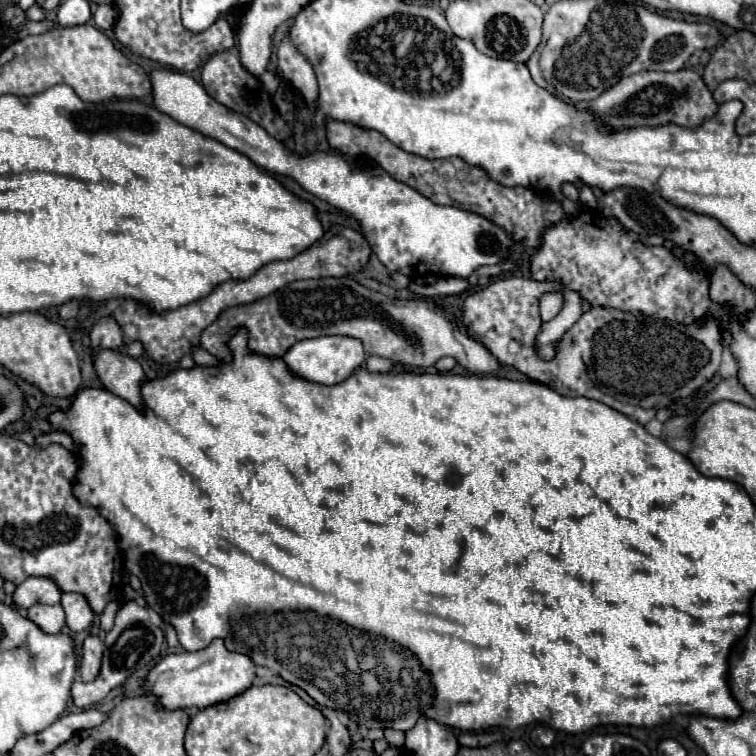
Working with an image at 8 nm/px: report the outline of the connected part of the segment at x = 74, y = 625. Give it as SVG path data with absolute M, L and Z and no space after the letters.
M65 592L61 594L61 606L65 610L67 626L71 632L83 632L93 622L93 610L89 608L87 600L81 594Z

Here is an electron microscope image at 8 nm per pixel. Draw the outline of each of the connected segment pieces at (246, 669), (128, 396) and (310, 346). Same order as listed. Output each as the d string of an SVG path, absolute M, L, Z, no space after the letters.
M223 640L211 642L207 648L197 652L169 654L161 658L145 678L145 690L157 698L161 710L185 710L185 708L207 708L217 702L225 702L235 694L241 694L251 686L255 676L255 664L245 654L233 654L225 650Z
M99 350L99 354L95 354L93 368L107 390L141 408L143 402L139 386L145 380L145 374L135 358L123 354L121 350Z
M319 336L319 338L307 338L295 342L295 346L287 350L283 360L287 362L289 370L295 372L297 376L331 386L343 382L355 368L359 368L365 362L365 350L363 350L363 342L351 336Z

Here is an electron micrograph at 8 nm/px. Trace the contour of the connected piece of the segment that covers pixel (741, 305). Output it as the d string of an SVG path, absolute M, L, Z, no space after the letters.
M725 264L711 270L711 298L719 304L733 306L733 312L749 312L755 308L755 296Z

